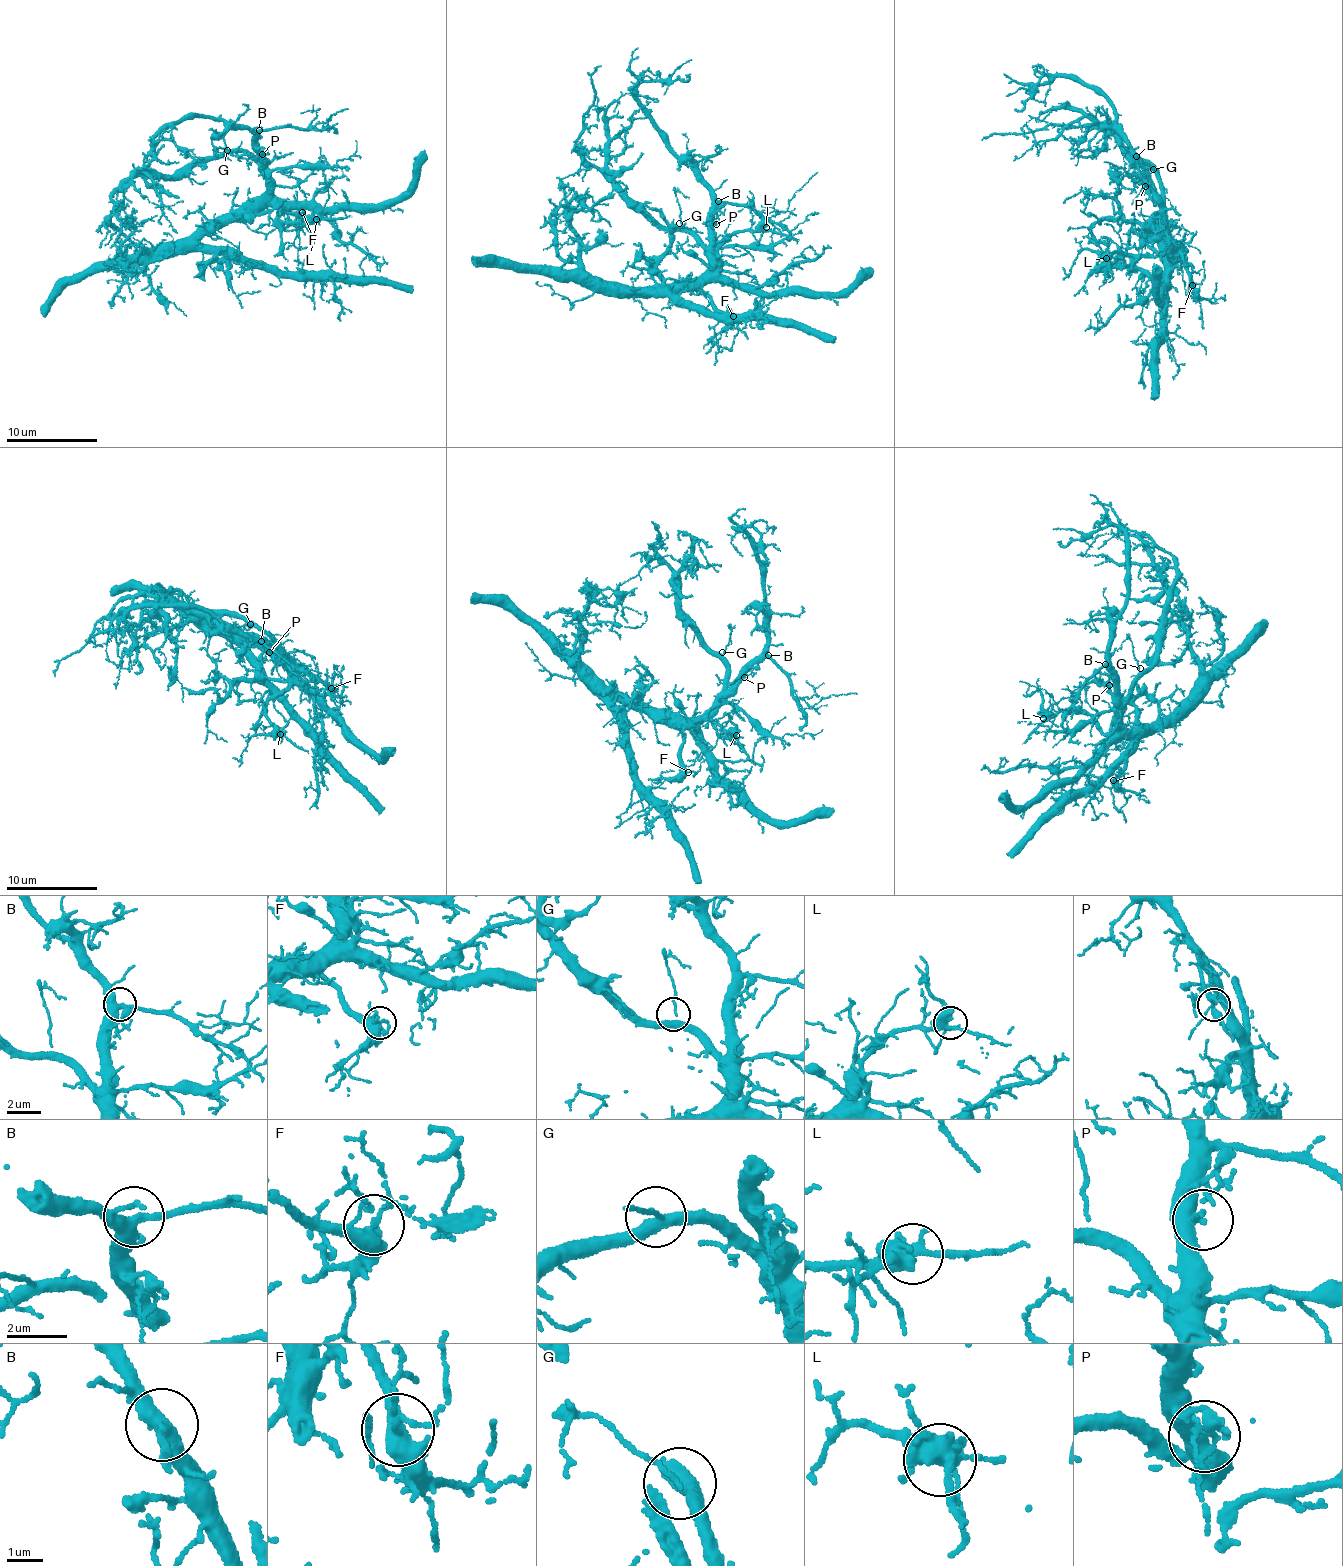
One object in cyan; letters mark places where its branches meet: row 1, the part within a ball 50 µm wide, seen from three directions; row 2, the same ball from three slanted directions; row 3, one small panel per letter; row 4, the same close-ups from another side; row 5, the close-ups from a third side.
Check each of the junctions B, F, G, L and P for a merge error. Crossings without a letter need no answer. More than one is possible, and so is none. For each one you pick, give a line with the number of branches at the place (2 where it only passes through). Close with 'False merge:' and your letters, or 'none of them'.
False merge: none of them

